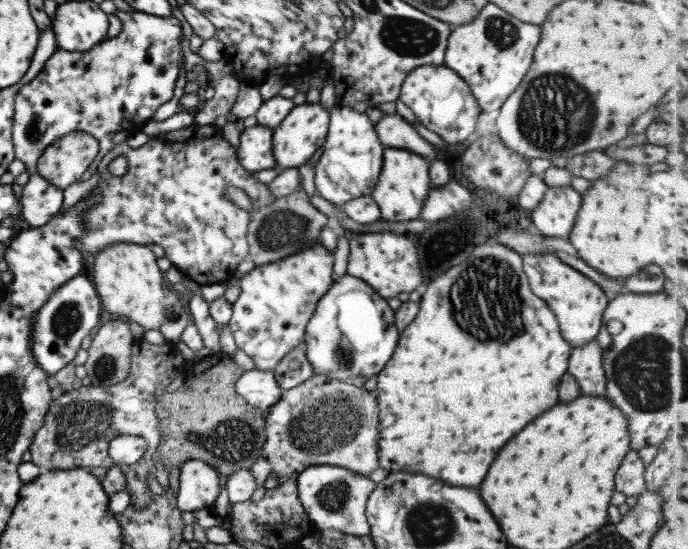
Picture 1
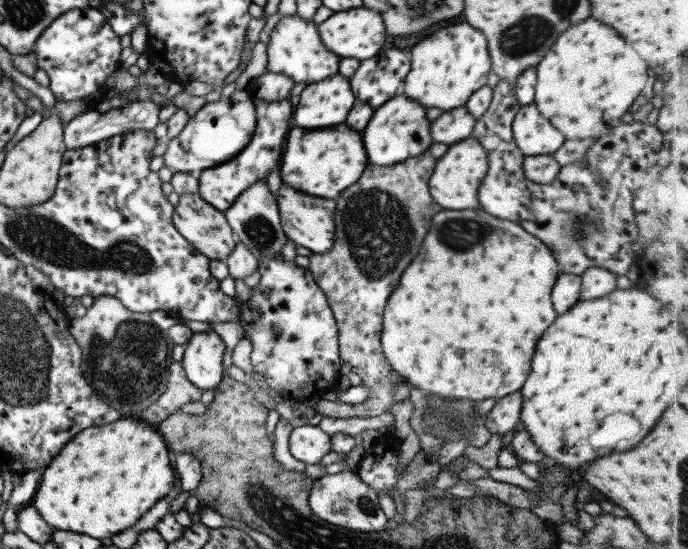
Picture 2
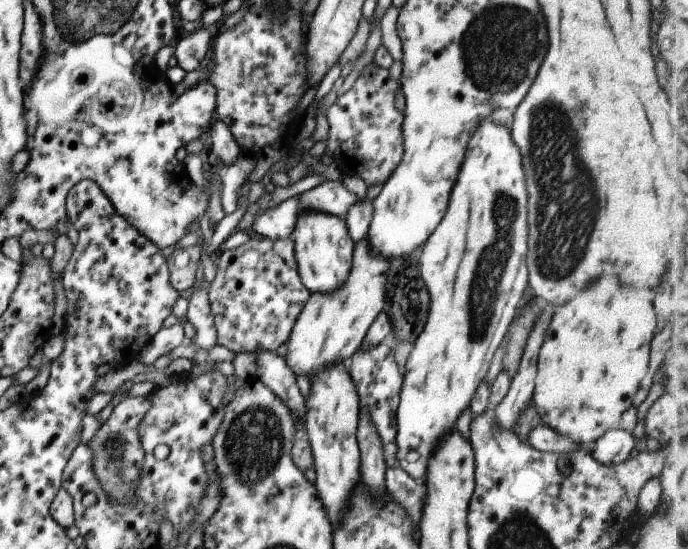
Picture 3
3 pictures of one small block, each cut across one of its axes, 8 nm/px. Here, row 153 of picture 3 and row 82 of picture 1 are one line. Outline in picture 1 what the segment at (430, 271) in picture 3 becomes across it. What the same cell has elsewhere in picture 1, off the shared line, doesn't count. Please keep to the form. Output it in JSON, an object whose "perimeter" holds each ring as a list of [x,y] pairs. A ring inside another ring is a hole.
{"perimeter":[[[485,4],[473,22],[452,27],[448,33],[443,65],[465,81],[479,105],[479,112],[497,110],[521,82],[537,40],[537,26],[515,20],[495,4]]]}

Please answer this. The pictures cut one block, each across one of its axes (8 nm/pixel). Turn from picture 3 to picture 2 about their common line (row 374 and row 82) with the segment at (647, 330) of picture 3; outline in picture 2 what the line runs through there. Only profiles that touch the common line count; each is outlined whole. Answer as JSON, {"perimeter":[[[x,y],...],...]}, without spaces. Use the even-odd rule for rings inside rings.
{"perimeter":[[[585,18],[571,24],[551,44],[551,50],[536,64],[532,103],[565,139],[594,138],[607,134],[629,111],[645,84],[647,64],[607,24]]]}

